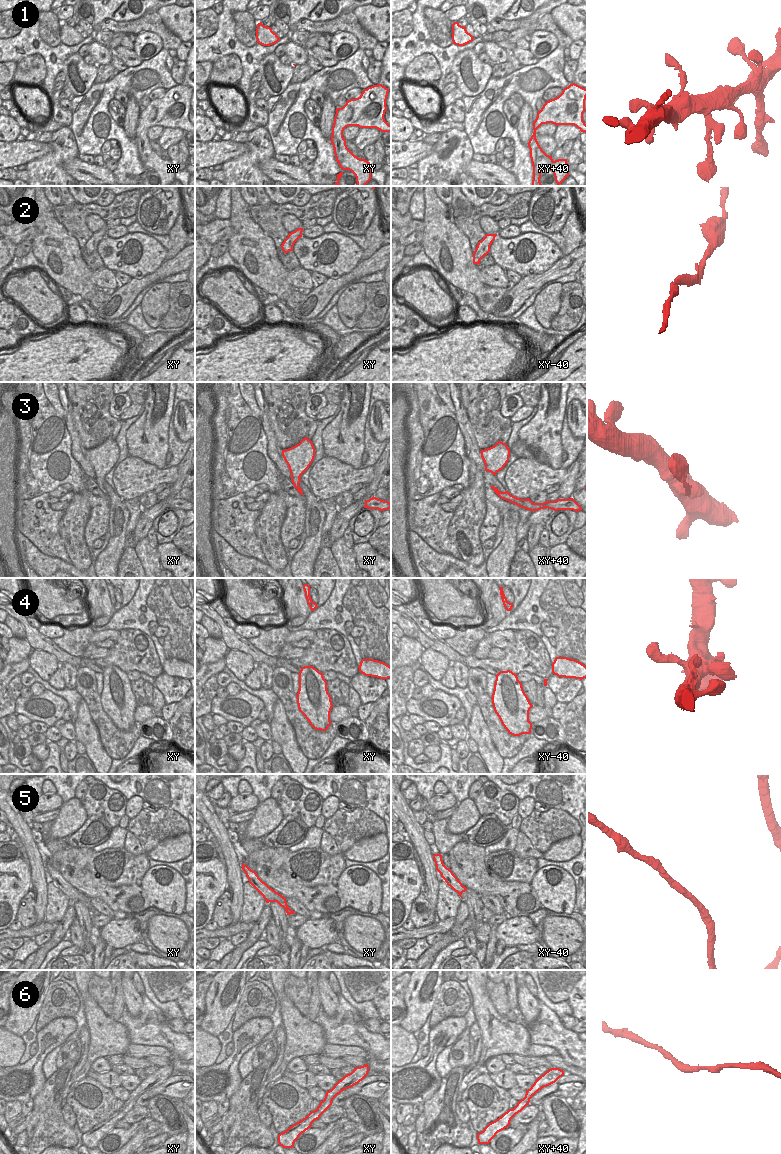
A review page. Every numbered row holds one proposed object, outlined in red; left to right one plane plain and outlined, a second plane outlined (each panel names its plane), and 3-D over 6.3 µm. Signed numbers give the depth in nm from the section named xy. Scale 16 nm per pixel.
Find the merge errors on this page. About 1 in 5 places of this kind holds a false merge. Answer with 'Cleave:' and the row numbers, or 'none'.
Cleave: none

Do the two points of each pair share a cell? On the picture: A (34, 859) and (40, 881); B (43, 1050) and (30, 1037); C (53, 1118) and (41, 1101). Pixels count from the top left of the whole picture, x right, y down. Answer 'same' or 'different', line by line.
A: same
B: different
C: same

